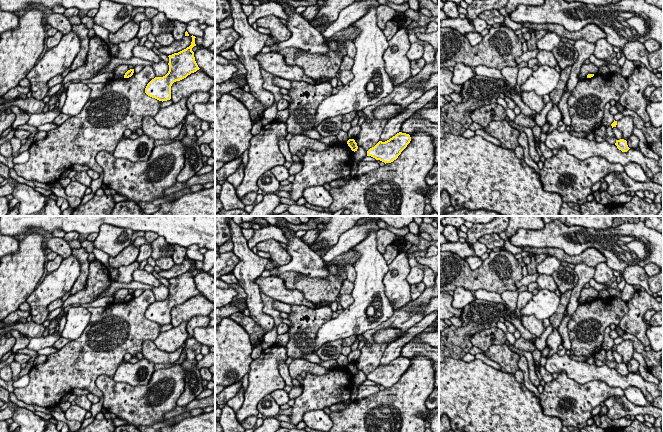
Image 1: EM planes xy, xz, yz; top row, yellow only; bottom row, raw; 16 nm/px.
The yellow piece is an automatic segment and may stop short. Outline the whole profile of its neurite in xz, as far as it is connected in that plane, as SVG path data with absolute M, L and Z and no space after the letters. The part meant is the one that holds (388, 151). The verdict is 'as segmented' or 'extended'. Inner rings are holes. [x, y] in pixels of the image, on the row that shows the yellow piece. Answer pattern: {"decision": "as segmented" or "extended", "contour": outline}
{"decision": "as segmented", "contour": "M399 132L385 142L379 141L367 151L367 156L371 156L385 164L391 163L398 158L410 141L411 137L409 134Z"}

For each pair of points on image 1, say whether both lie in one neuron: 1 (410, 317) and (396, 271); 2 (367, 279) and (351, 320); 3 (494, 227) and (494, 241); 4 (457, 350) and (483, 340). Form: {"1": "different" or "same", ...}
{"1": "different", "2": "same", "3": "different", "4": "different"}

